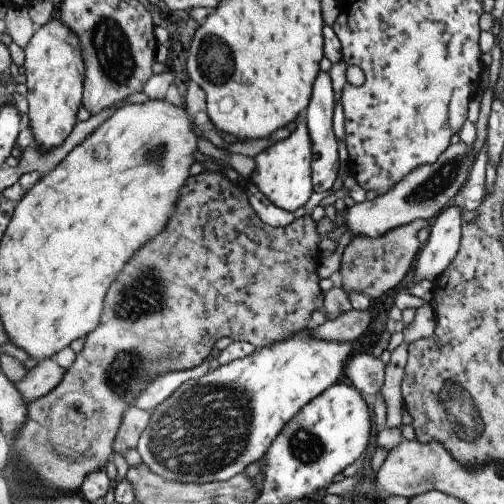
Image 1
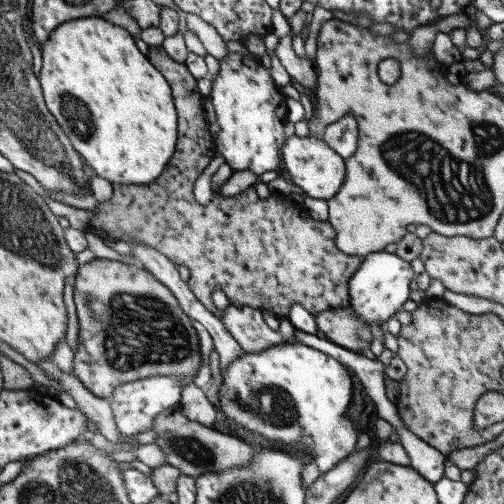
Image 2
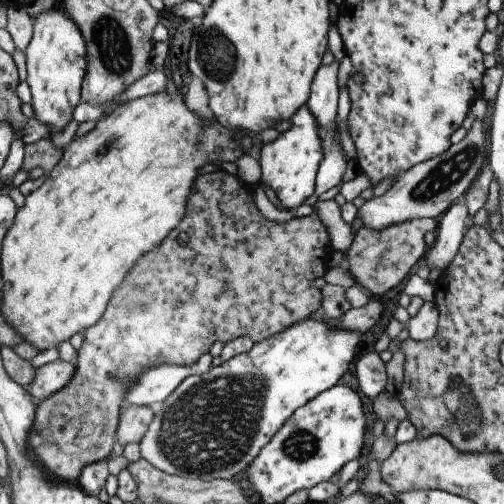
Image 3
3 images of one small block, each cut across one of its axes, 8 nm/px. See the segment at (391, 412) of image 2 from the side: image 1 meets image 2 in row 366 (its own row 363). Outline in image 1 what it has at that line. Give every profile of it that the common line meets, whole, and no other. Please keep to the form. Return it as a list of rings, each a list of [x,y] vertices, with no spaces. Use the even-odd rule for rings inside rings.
[[[357,354],[347,358],[343,376],[349,378],[353,388],[357,388],[365,398],[371,400],[383,388],[385,364],[371,354]]]

